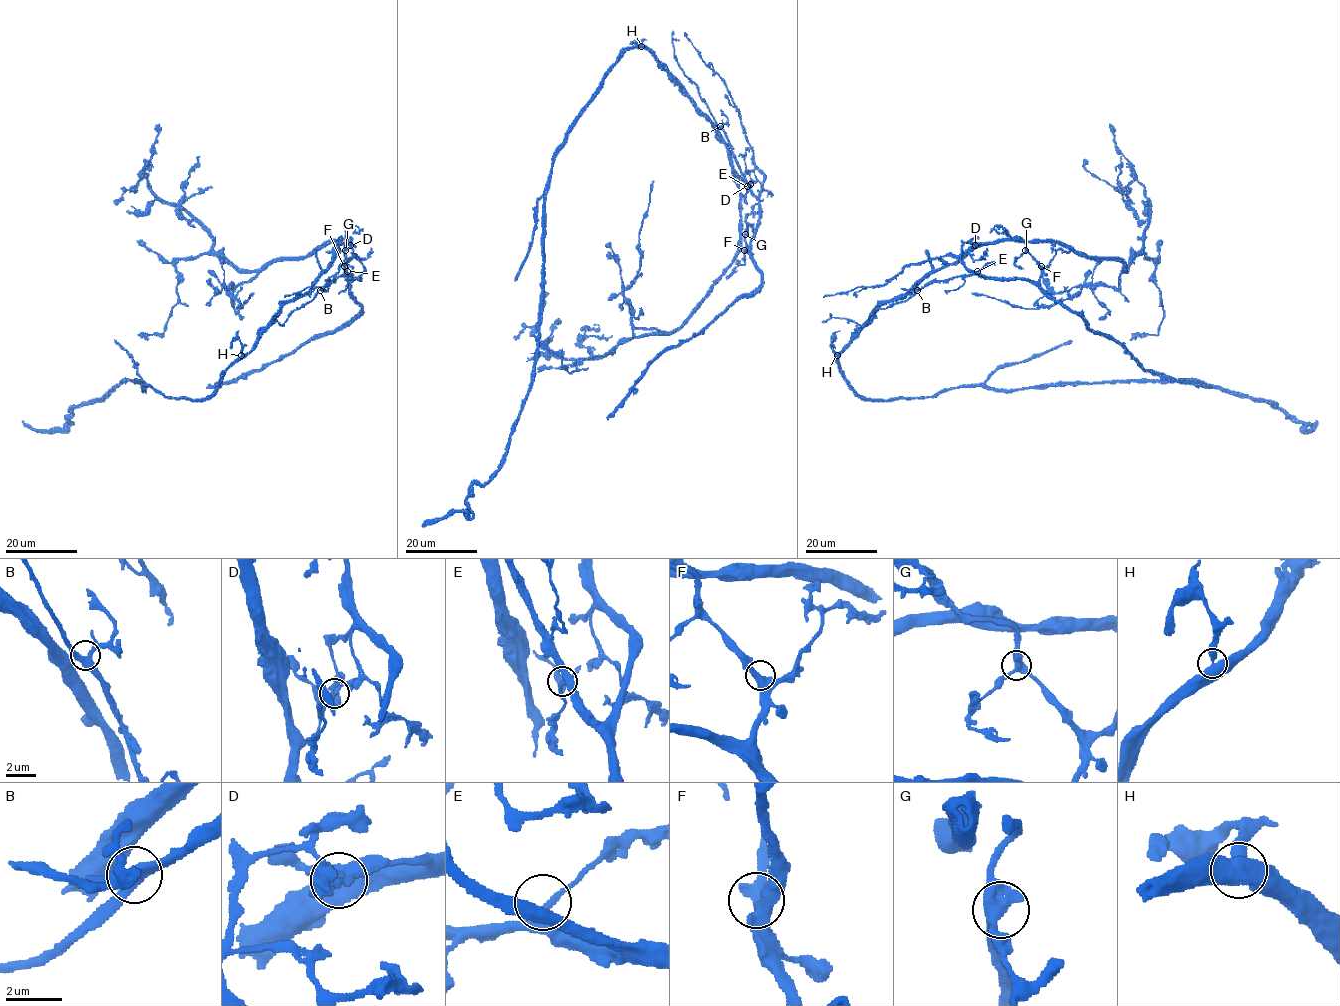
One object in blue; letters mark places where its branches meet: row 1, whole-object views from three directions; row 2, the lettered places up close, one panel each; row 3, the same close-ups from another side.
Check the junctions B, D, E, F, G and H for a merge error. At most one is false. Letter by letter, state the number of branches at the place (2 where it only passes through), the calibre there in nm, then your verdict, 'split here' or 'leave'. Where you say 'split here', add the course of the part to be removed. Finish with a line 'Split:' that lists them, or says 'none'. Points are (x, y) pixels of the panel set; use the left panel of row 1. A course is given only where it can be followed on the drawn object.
B: 3 | 300 nm | leave
D: 3 | 190 nm | split here | (350, 245), (350, 241), (363, 268), (351, 283), (350, 293), (361, 311), (261, 369), (207, 388)
E: 3 | 180 nm | leave
F: 3 | 380 nm | leave
G: 3 | 400 nm | leave
H: 3 | 460 nm | leave
Split: D

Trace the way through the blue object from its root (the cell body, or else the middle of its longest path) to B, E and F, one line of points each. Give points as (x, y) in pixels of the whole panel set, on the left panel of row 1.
B: (248, 352), (282, 306), (301, 297), (326, 270), (338, 247), (351, 241), (362, 272), (342, 275), (320, 290)
E: (248, 352), (282, 306), (301, 297), (326, 270), (338, 247), (351, 241), (363, 270), (357, 276), (347, 271)
F: (248, 352), (282, 306), (301, 297), (326, 270), (338, 247), (351, 241), (363, 270), (350, 281), (344, 266)

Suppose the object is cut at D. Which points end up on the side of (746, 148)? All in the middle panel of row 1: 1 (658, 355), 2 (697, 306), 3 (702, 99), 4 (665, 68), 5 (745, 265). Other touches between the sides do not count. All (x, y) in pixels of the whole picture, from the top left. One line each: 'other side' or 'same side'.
1: same side
2: other side
3: same side
4: other side
5: same side

